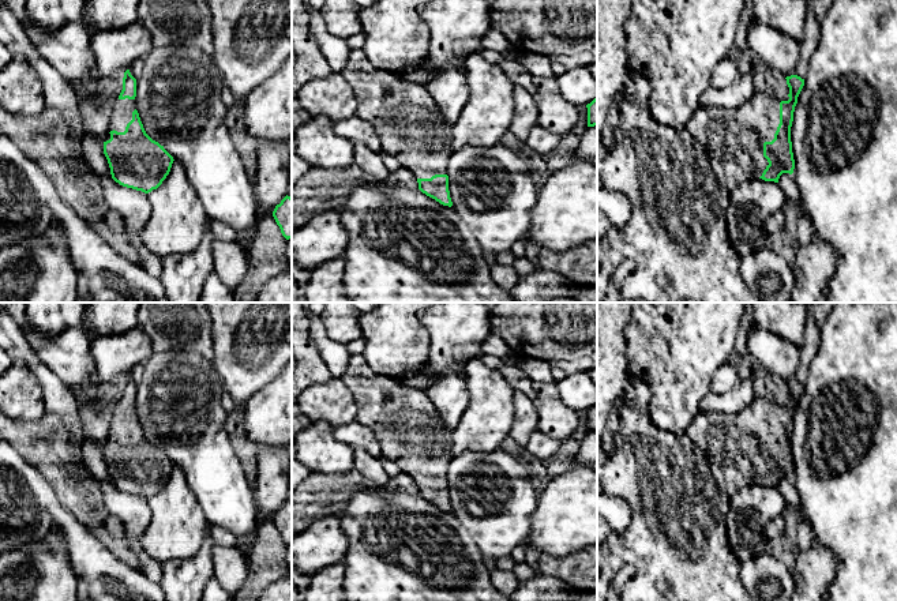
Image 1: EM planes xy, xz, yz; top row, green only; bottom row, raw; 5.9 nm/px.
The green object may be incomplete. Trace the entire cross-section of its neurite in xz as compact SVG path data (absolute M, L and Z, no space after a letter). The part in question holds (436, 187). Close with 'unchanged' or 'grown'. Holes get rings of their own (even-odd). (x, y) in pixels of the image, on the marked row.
M363 49L349 52L341 75L354 93L356 116L374 127L382 140L382 151L397 157L401 168L414 174L423 194L451 207L447 176L447 162L453 153L451 125L447 124L438 106L428 102L431 95L427 89L376 68Z; grown

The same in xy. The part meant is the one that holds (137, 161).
M127 70L123 90L110 106L104 154L116 183L149 194L162 184L174 159L164 146L146 134L135 97L136 79Z; grown

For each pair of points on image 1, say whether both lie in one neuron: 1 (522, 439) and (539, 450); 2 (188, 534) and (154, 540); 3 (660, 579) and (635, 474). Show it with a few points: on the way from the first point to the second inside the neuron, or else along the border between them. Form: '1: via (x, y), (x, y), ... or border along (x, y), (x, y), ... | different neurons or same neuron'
1: border along (536, 428), (525, 446) | different neurons
2: via (180, 534), (171, 534), (162, 540) | same neuron
3: via (660, 553), (660, 526), (652, 511), (652, 500) | same neuron

